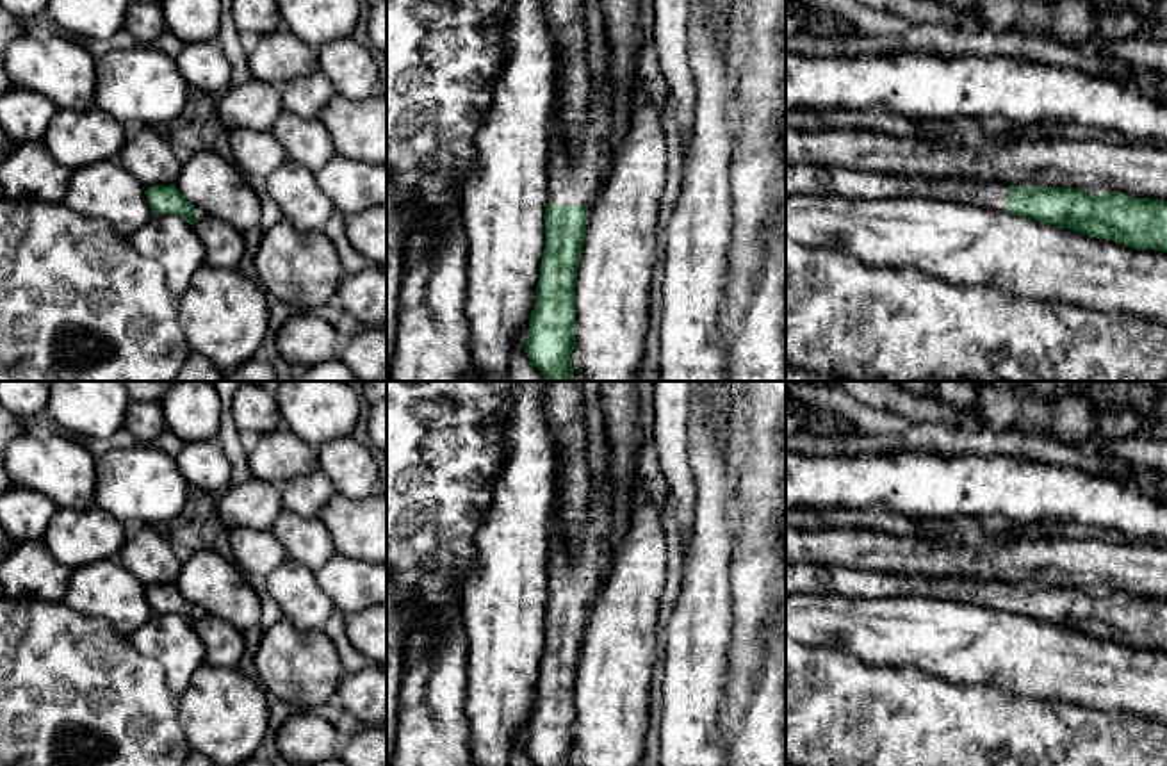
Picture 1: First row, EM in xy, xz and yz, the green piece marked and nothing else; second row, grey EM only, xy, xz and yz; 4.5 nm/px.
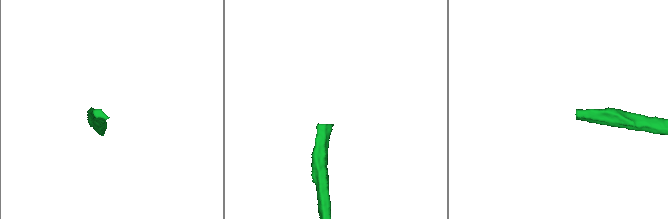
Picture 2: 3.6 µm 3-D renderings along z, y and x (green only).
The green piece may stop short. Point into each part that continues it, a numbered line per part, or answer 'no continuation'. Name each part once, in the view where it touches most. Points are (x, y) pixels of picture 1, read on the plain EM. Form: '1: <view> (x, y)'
1: xz (572, 578)

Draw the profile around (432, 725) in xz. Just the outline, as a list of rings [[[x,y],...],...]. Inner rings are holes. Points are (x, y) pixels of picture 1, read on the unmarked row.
[[[447,604],[438,629],[417,629],[406,648],[397,697],[397,736],[390,766],[472,766],[467,700],[469,640],[461,607]]]

